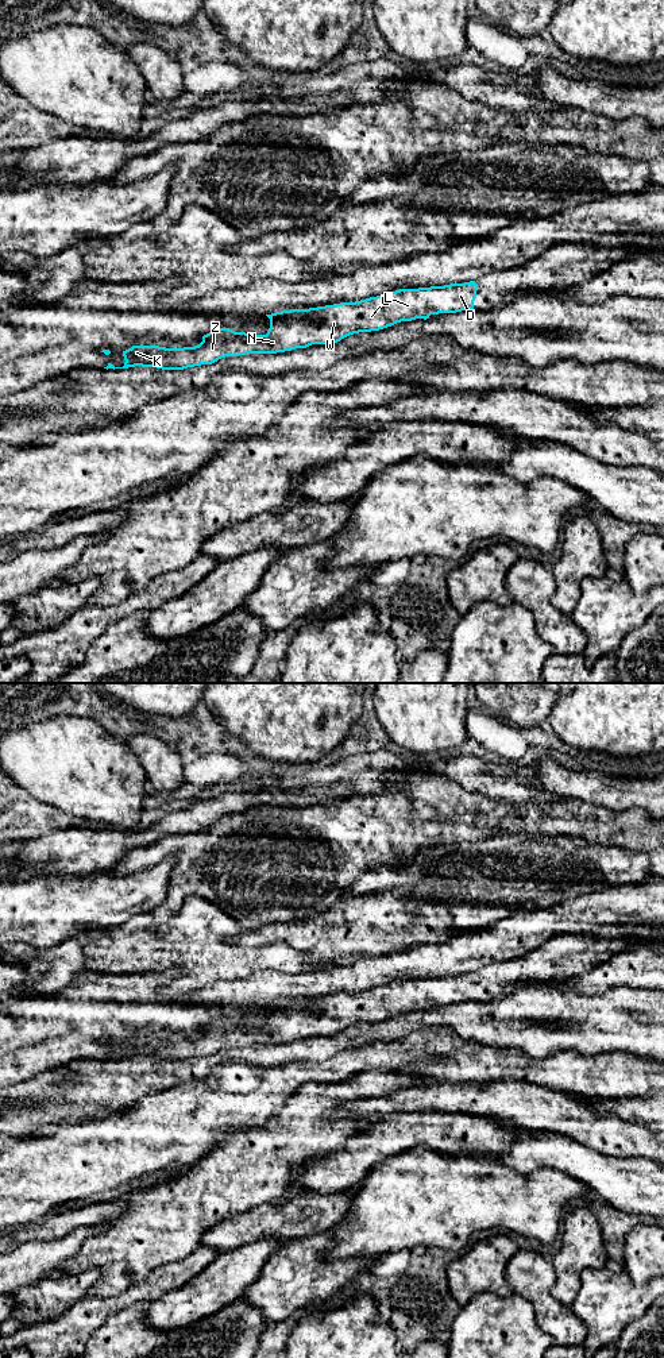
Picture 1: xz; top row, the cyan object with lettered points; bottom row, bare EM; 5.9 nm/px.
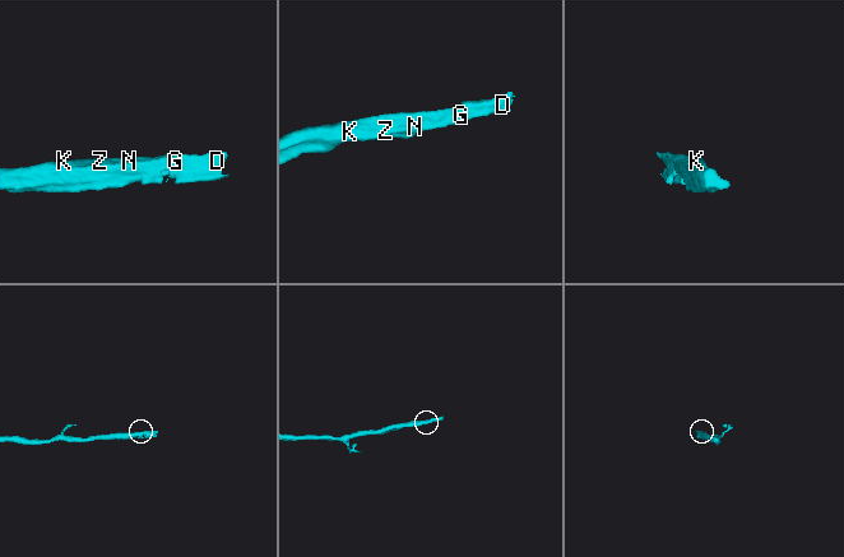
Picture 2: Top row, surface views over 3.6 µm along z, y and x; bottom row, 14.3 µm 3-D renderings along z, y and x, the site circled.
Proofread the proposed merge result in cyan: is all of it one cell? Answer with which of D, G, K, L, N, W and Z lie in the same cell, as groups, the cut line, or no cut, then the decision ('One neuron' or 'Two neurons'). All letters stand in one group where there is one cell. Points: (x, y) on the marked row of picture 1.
Groups: D G K L N W Z. No split. One neuron

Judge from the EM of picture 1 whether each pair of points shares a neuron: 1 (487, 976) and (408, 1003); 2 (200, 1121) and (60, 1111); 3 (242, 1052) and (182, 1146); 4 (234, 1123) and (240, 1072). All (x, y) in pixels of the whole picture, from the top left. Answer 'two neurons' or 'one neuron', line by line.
1: one neuron
2: two neurons
3: two neurons
4: one neuron

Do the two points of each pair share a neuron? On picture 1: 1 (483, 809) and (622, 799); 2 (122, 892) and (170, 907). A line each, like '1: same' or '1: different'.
1: different
2: different

